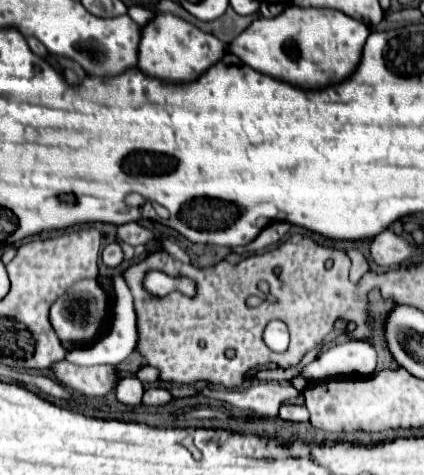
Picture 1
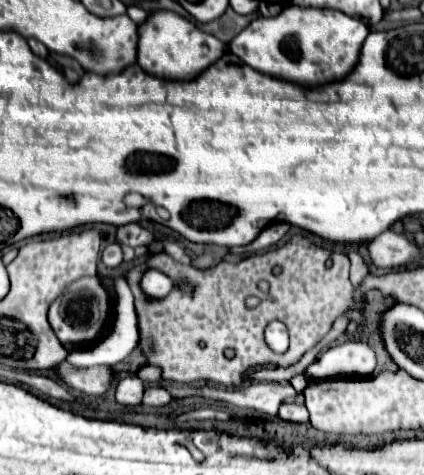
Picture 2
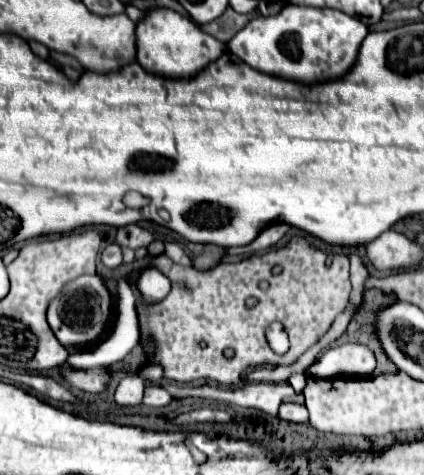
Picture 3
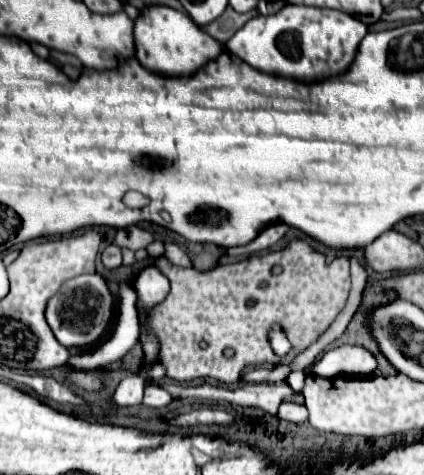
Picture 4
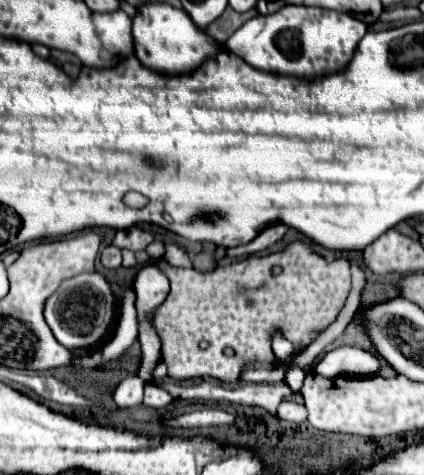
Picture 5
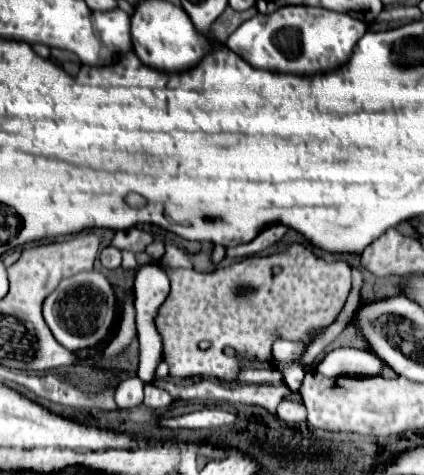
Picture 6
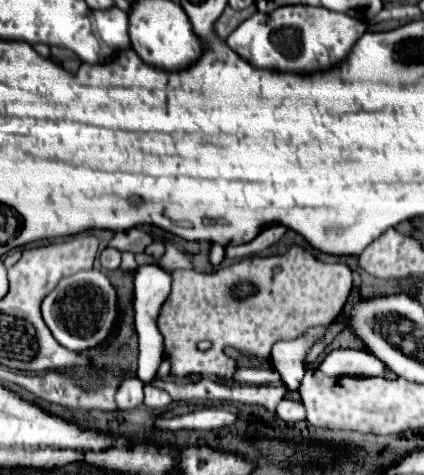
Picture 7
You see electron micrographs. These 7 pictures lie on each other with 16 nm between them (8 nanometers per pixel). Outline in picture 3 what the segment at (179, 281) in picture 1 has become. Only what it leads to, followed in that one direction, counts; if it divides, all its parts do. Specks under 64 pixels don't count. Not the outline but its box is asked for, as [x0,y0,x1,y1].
[138,267,170,304]

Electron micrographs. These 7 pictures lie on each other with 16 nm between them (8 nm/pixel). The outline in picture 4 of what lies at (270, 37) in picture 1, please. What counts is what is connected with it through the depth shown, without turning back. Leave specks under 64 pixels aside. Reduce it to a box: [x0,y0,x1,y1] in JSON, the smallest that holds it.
[226,4,368,82]

